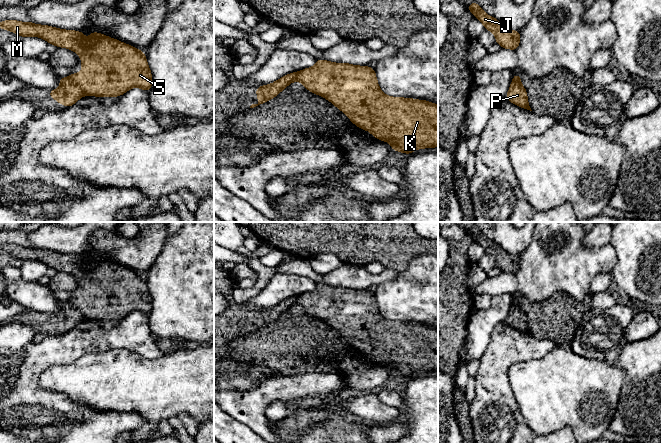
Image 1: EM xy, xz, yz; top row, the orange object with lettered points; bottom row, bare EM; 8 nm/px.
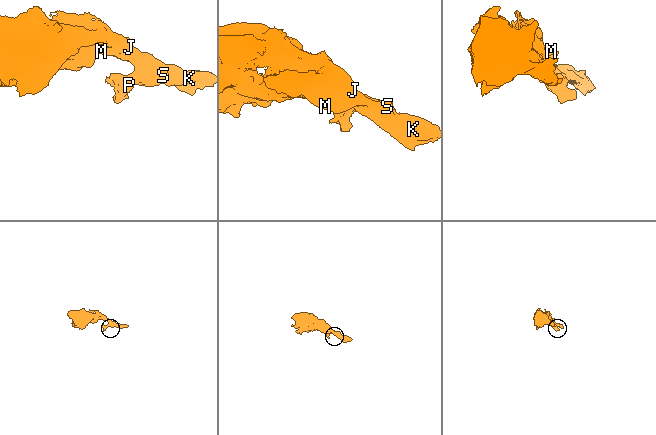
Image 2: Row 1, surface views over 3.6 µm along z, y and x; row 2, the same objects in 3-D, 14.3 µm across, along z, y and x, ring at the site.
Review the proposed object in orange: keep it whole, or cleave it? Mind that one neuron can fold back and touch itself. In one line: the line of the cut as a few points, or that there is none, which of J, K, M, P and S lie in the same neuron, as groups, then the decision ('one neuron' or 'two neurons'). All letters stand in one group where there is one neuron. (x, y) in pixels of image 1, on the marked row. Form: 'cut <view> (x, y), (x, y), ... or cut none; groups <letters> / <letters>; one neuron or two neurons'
cut xy (69, 76), (85, 94); groups J K M S / P; two neurons

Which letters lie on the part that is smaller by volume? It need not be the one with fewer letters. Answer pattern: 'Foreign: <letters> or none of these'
Foreign: P

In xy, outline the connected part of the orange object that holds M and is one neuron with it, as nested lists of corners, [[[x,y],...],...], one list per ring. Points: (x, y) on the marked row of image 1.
[[[5,20],[0,29],[22,36],[36,36],[58,48],[75,51],[82,59],[82,72],[70,74],[72,81],[85,95],[117,97],[138,87],[147,92],[152,87],[152,74],[145,53],[133,46],[91,32],[87,41],[84,32],[62,30],[47,25],[37,25]]]

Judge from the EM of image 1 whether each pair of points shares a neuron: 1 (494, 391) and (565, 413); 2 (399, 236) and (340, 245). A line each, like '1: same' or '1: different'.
1: different
2: same

